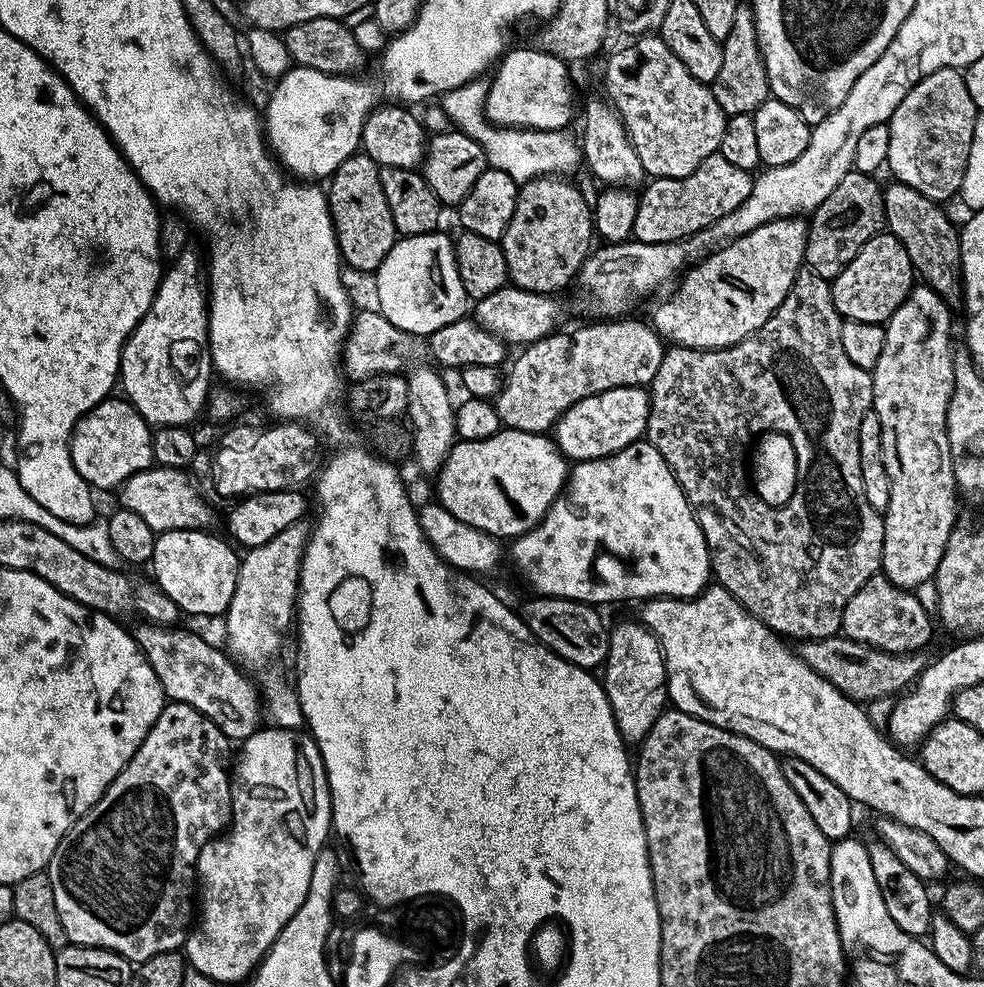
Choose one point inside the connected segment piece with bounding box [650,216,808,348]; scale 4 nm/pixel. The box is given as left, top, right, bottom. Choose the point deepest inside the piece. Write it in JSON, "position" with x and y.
{"position":[732,291]}

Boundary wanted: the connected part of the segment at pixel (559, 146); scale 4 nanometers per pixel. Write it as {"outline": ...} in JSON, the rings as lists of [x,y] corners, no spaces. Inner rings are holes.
{"outline":[[[484,78],[471,80],[468,84],[458,86],[445,92],[442,97],[442,107],[449,121],[459,131],[465,132],[482,146],[488,156],[489,165],[506,174],[517,182],[536,180],[539,176],[555,176],[557,174],[572,174],[576,167],[582,164],[582,148],[572,141],[571,131],[534,130],[533,128],[497,128],[488,122],[484,115],[484,103],[488,100],[489,81]]]}

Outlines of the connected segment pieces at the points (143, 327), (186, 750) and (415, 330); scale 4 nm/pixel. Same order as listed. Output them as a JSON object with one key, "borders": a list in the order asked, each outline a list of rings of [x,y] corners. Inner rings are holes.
{"borders":[[[[186,246],[171,261],[150,310],[128,336],[120,356],[118,378],[123,395],[154,428],[191,425],[203,413],[212,388],[207,325],[196,322],[196,282],[202,278],[196,257],[200,254],[197,247]]],[[[165,703],[154,726],[146,734],[142,746],[138,746],[134,758],[130,758],[128,765],[118,774],[118,778],[114,778],[114,782],[105,790],[102,798],[98,798],[95,806],[85,816],[78,818],[78,822],[74,822],[74,826],[65,834],[62,842],[58,842],[58,850],[54,850],[48,863],[46,871],[50,878],[50,886],[54,886],[54,906],[58,906],[58,918],[62,918],[62,926],[66,926],[66,934],[73,945],[105,948],[118,953],[129,962],[149,960],[154,958],[154,954],[183,949],[184,941],[187,940],[194,923],[194,893],[198,888],[196,859],[202,846],[217,834],[223,833],[230,824],[230,801],[234,783],[230,769],[233,764],[233,745],[226,738],[226,734],[222,734],[222,730],[218,730],[218,726],[210,722],[210,718],[194,710],[194,706]]],[[[437,230],[397,239],[374,273],[376,300],[380,303],[378,311],[394,322],[398,330],[417,338],[431,337],[432,333],[442,330],[442,326],[465,315],[466,297],[456,265],[454,240],[451,235],[443,236],[442,232]]]]}

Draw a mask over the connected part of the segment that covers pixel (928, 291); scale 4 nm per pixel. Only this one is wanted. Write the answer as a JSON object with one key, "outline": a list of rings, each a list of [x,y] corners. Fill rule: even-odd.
{"outline":[[[920,282],[908,293],[908,297],[894,310],[894,314],[884,324],[886,330],[886,346],[882,346],[882,355],[878,357],[878,366],[872,369],[872,406],[871,411],[878,414],[878,422],[882,422],[882,454],[886,462],[886,474],[890,474],[890,502],[888,511],[883,513],[884,517],[884,549],[882,550],[883,575],[887,576],[890,582],[894,582],[900,588],[915,590],[919,584],[929,583],[935,577],[938,570],[938,562],[942,562],[942,554],[946,550],[946,542],[950,538],[953,528],[957,527],[956,520],[956,496],[958,489],[954,470],[952,469],[952,459],[950,458],[950,446],[948,445],[948,435],[946,434],[946,410],[952,397],[954,386],[954,347],[952,348],[952,316],[953,309],[948,307],[948,303],[940,297],[934,289],[927,284]]]}

